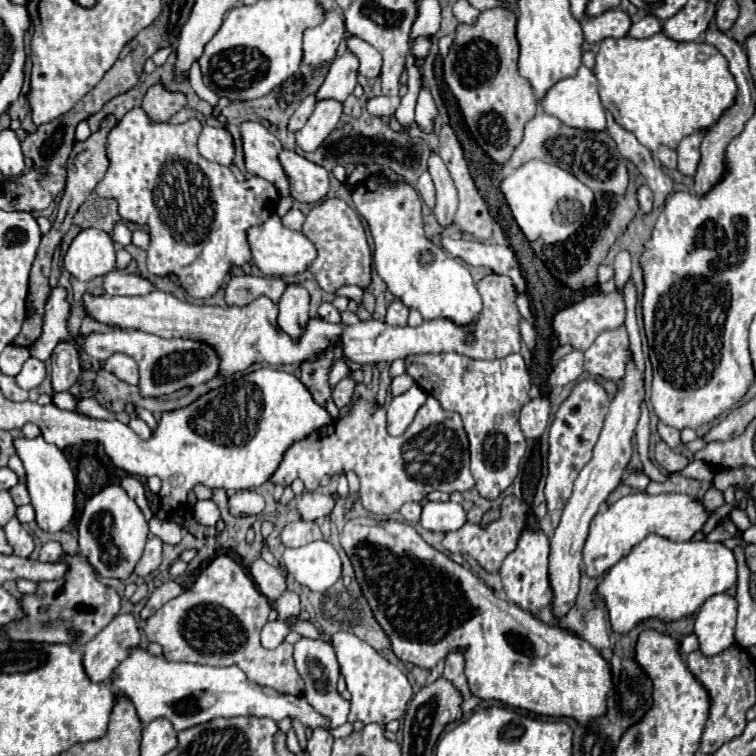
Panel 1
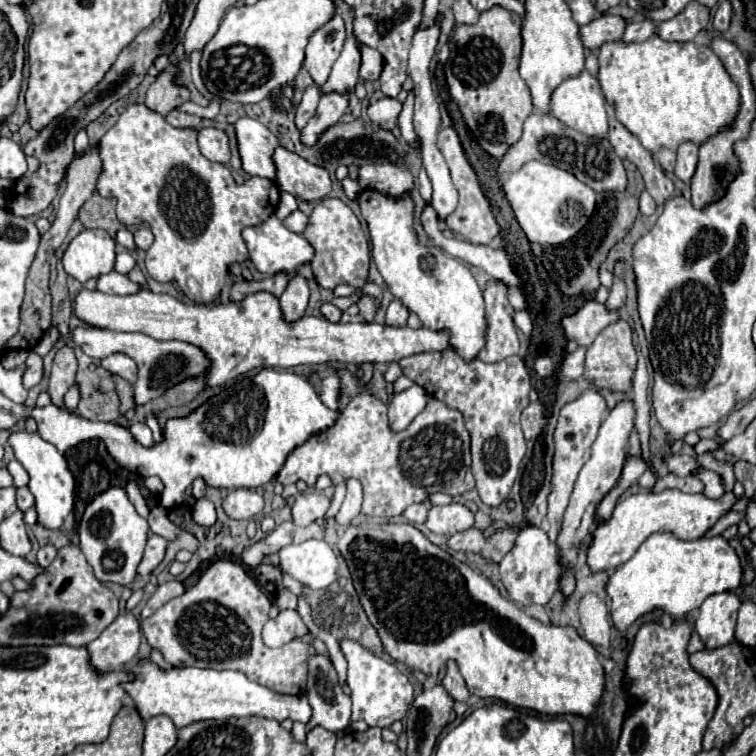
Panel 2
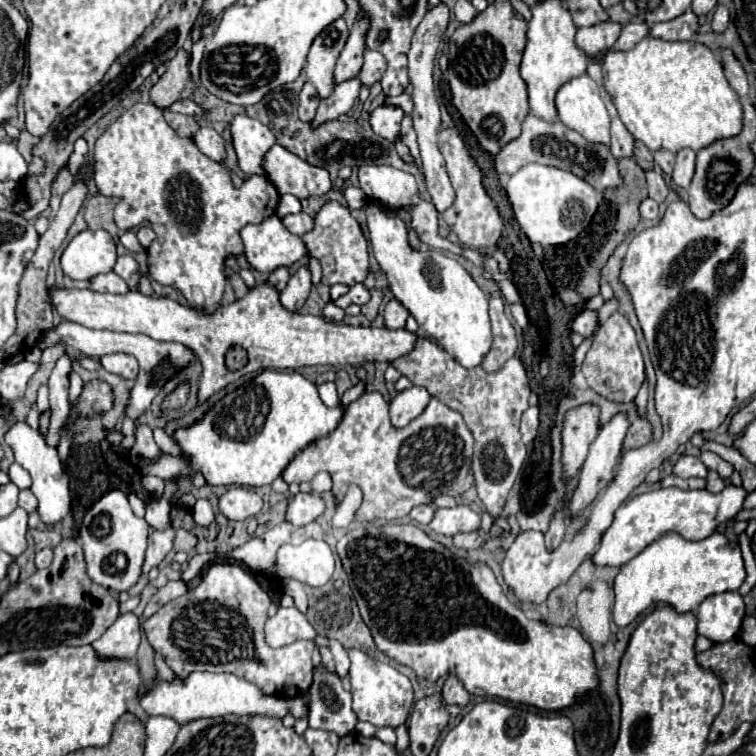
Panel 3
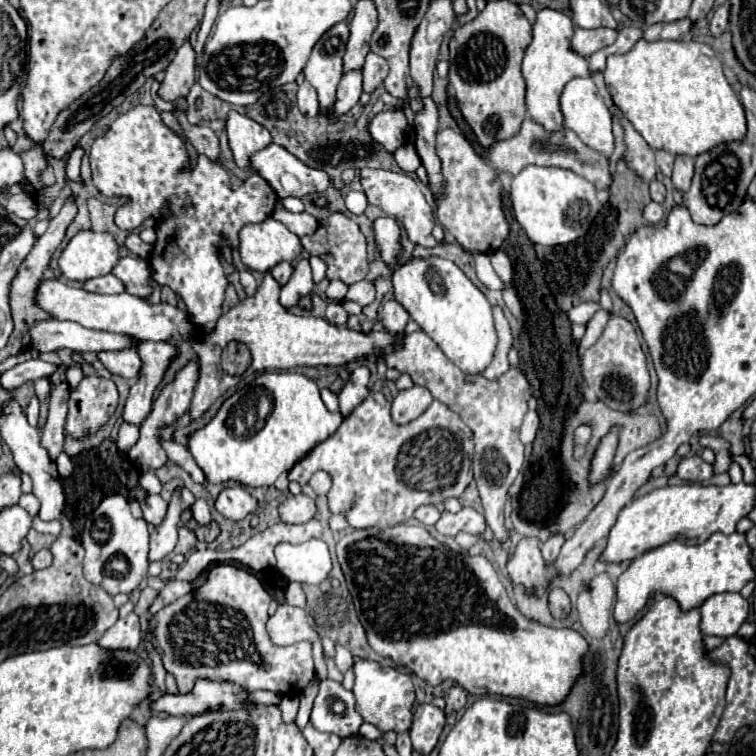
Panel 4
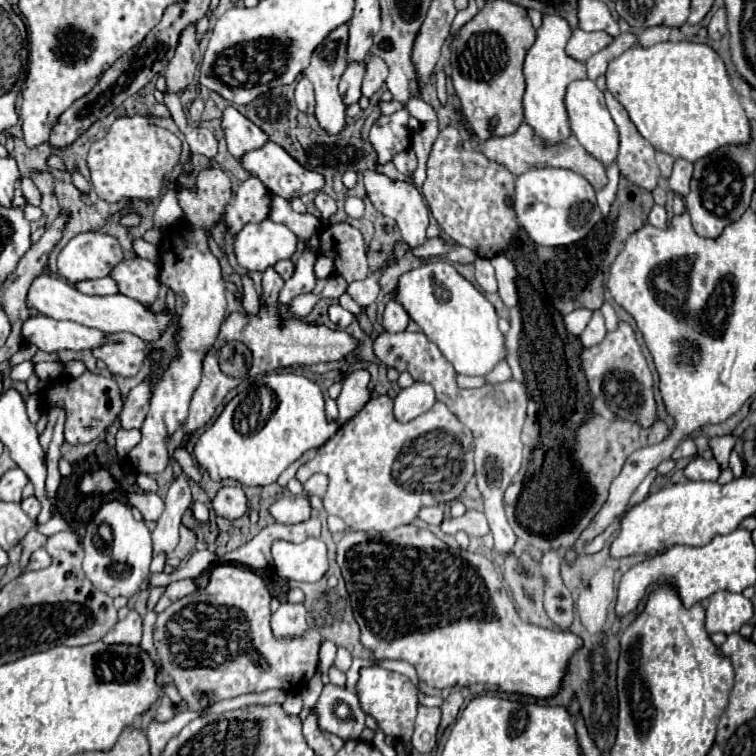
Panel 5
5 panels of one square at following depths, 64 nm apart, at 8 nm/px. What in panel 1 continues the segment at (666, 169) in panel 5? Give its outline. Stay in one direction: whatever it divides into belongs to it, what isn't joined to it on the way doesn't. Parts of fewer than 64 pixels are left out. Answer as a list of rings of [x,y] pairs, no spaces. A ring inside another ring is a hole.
[[[660,146],[656,152],[656,158],[662,162],[662,166],[666,168],[676,168],[676,150],[668,148],[668,146]]]

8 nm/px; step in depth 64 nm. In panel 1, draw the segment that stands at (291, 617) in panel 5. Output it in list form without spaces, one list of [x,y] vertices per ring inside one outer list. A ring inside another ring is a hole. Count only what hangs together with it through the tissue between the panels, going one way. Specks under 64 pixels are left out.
[[[274,620],[274,622],[268,622],[264,628],[262,628],[262,646],[264,648],[276,648],[284,636],[288,634],[288,626],[280,620]]]

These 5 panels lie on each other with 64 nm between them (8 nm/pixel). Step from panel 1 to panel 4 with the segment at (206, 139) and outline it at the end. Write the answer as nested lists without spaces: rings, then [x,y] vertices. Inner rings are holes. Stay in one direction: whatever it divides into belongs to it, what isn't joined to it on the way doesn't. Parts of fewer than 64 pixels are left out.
[[[176,112],[176,116],[184,128],[188,142],[196,148],[196,152],[206,154],[210,160],[218,160],[220,144],[218,144],[218,136],[214,134],[214,130],[208,126],[192,126],[190,122],[186,122],[186,116],[182,112]]]

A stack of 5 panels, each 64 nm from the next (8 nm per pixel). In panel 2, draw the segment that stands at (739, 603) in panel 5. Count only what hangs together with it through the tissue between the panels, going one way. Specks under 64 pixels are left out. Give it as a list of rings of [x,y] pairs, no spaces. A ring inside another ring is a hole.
[[[734,592],[712,594],[696,612],[694,630],[700,634],[706,650],[716,650],[734,640],[736,614],[740,608],[740,596]]]

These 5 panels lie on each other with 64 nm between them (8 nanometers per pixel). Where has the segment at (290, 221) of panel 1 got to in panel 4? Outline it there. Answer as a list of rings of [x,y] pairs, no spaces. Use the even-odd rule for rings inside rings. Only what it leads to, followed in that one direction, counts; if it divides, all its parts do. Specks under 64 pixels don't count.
[[[280,204],[276,206],[274,214],[272,214],[276,220],[280,220],[290,232],[294,232],[296,236],[306,236],[306,234],[312,234],[316,230],[316,224],[318,220],[306,212],[300,212],[300,214],[292,214],[292,212],[286,212],[284,208],[280,208]]]

